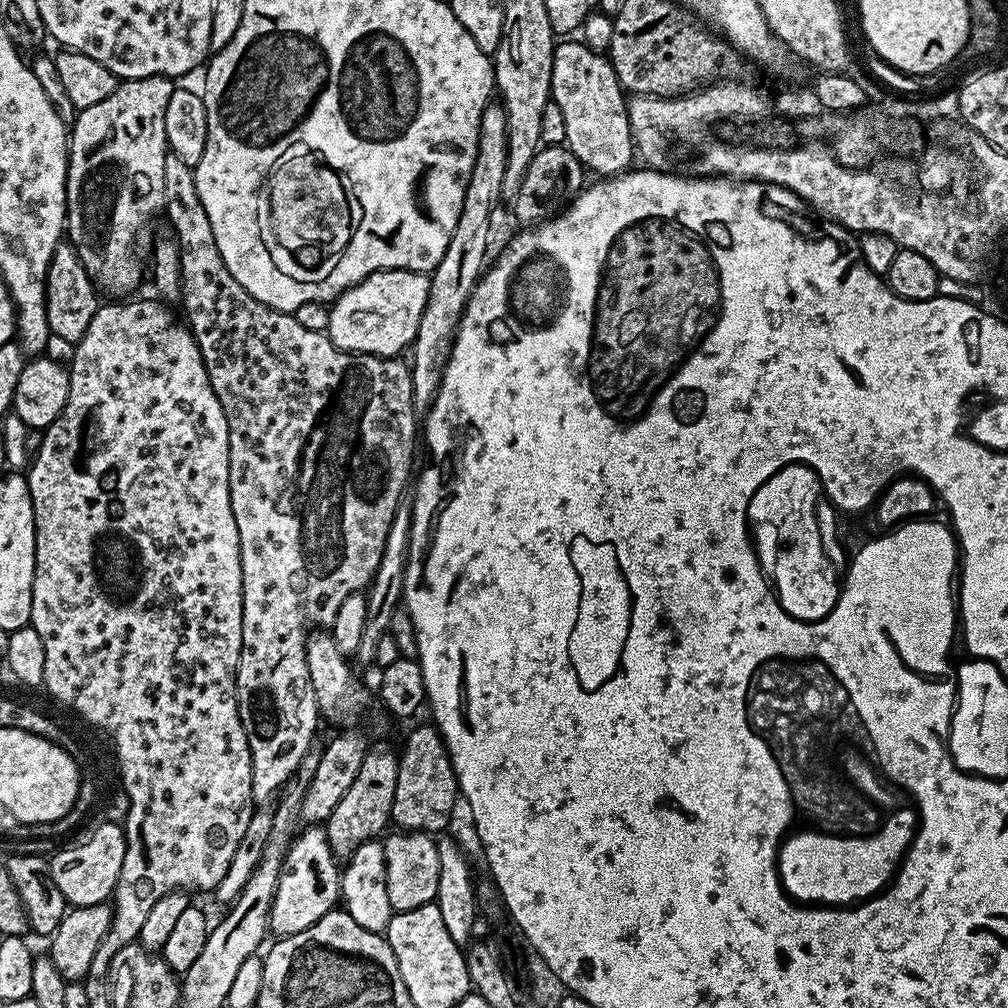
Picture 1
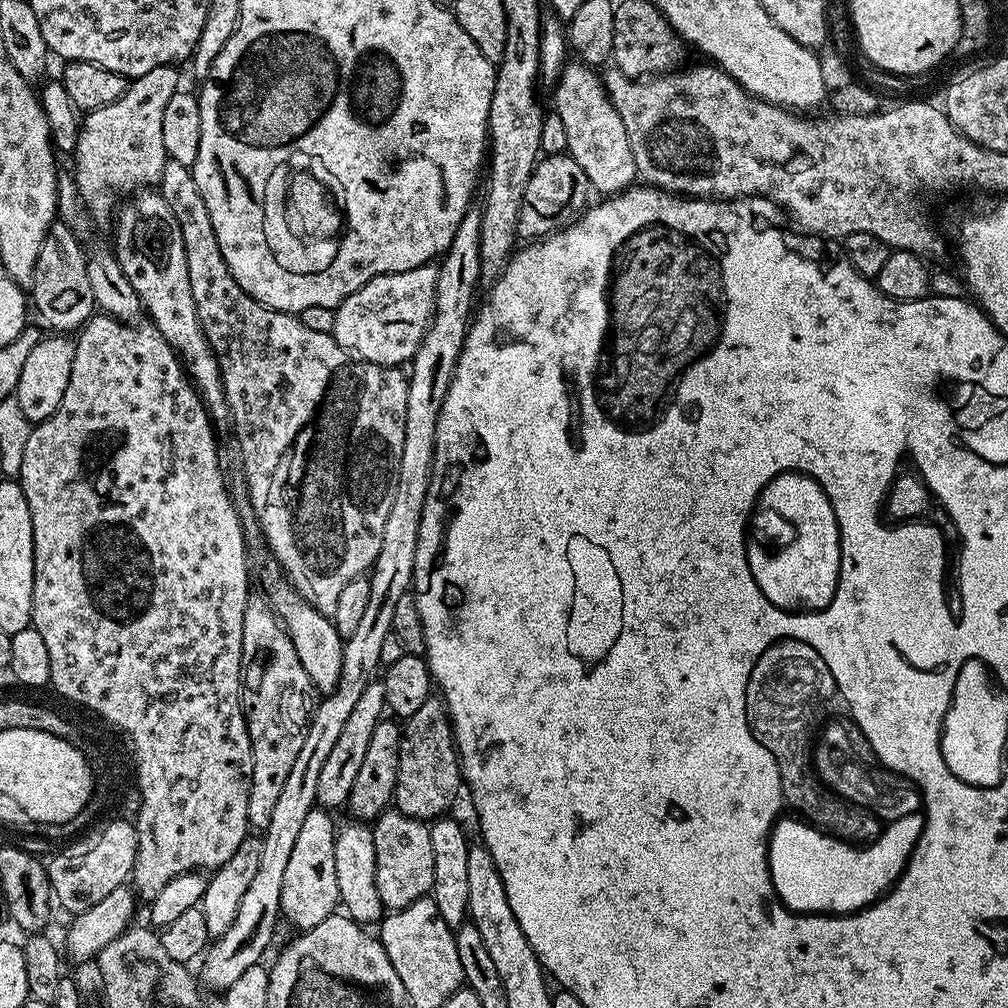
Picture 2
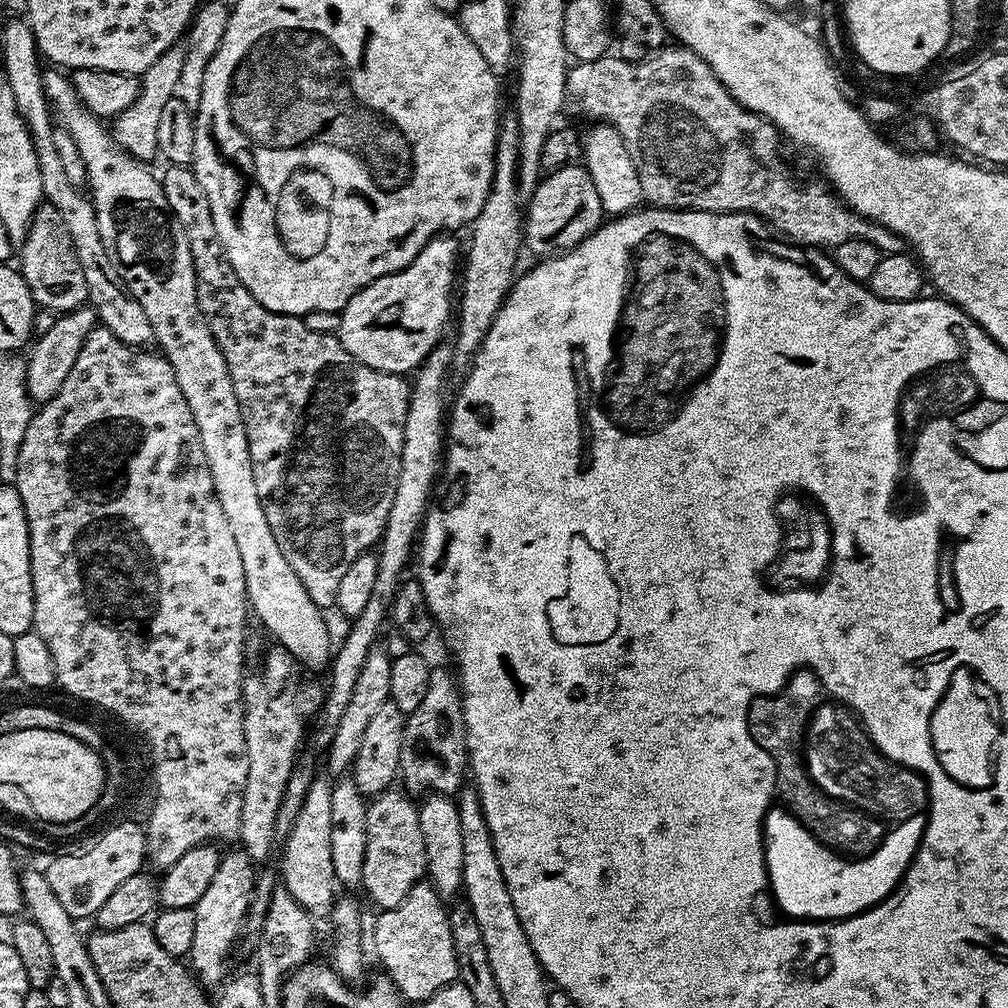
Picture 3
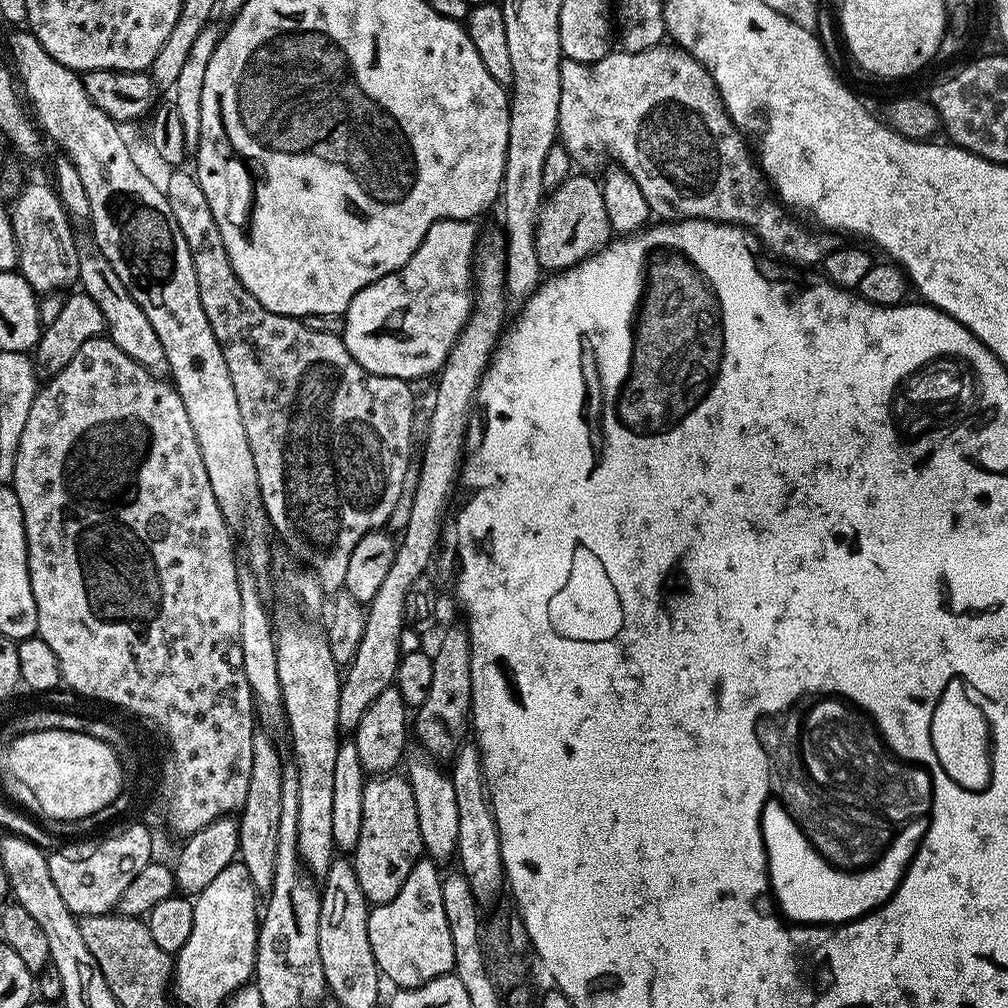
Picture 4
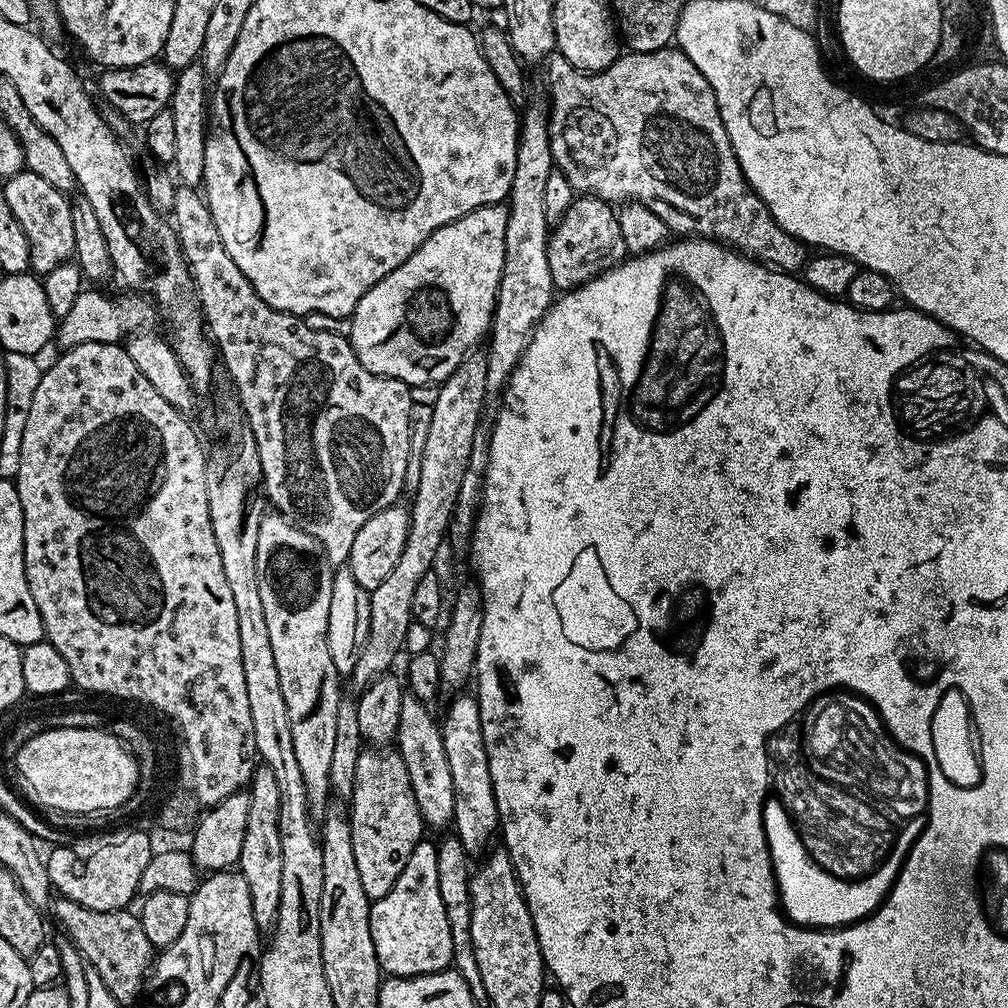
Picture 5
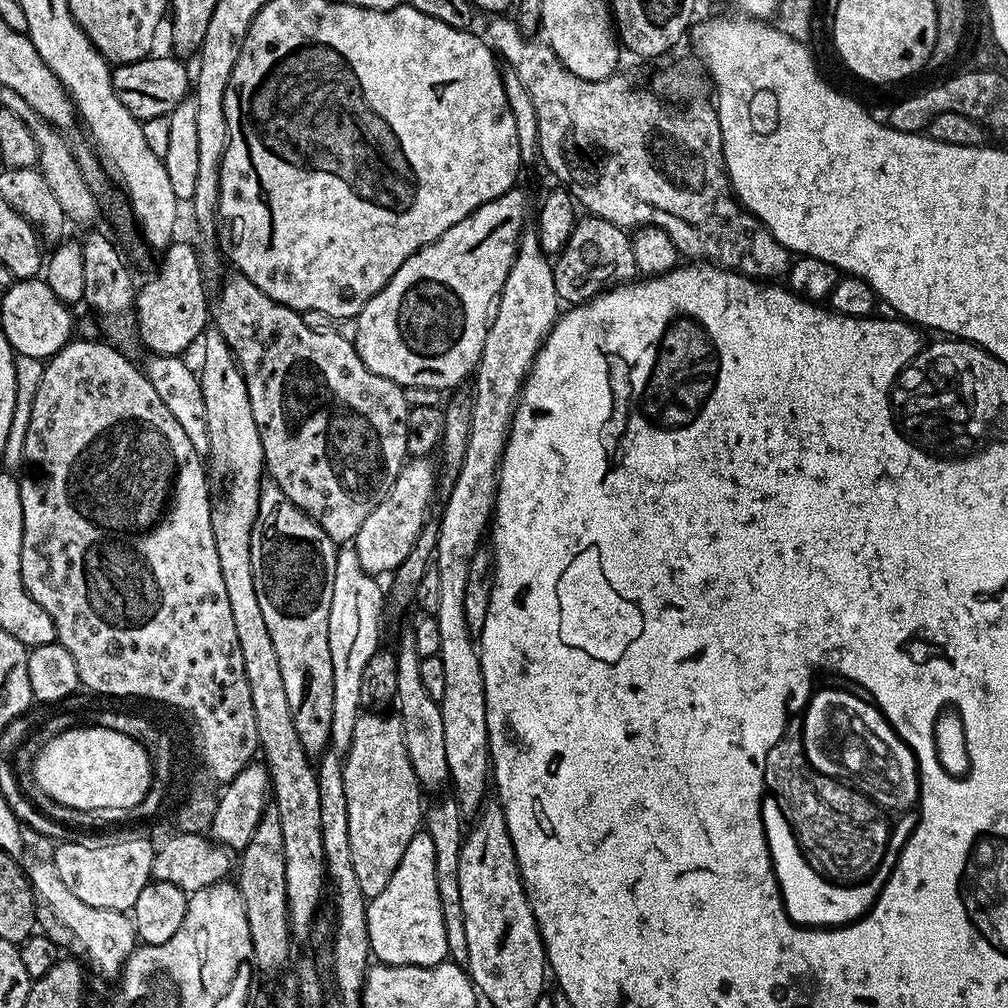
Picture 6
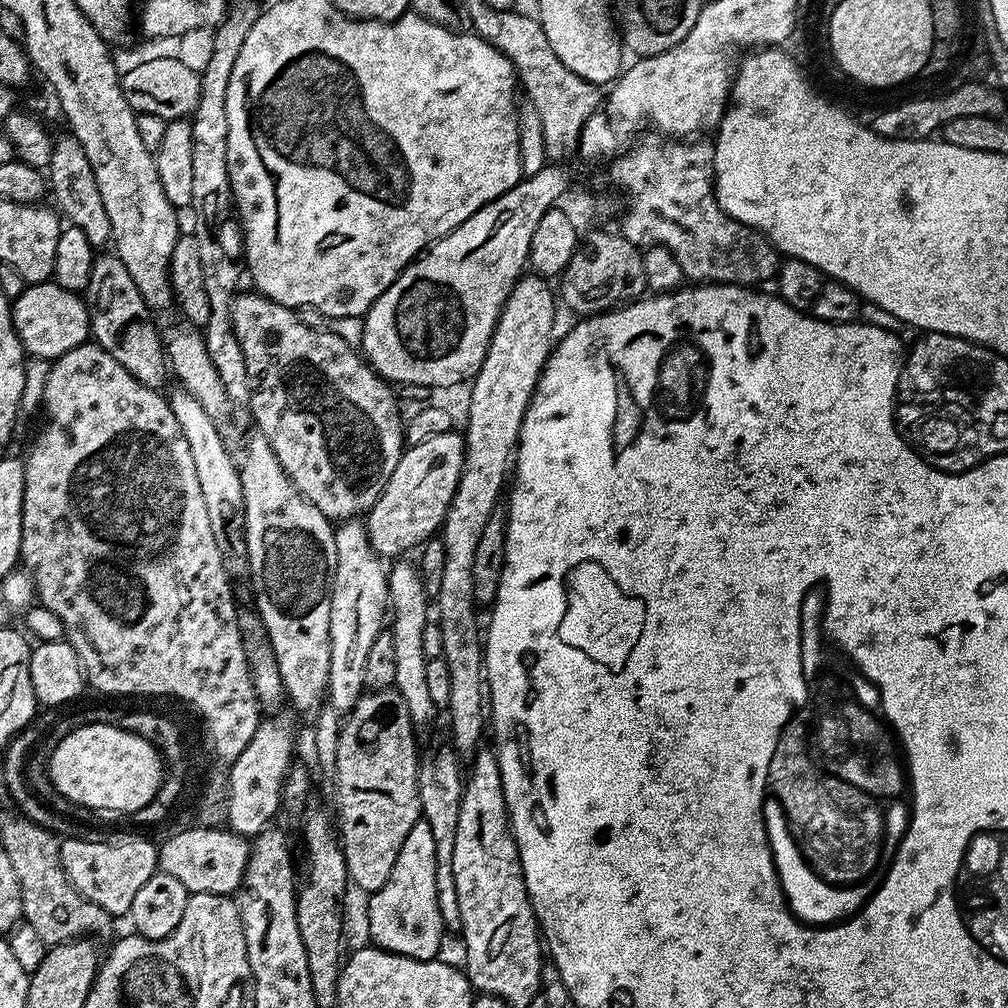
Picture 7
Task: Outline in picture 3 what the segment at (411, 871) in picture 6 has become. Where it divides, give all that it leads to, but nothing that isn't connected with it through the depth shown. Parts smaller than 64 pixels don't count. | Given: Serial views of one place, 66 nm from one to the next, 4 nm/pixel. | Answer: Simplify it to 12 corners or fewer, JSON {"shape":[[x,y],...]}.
{"shape":[[427,882],[372,940],[405,1001],[457,979],[446,901]]}

